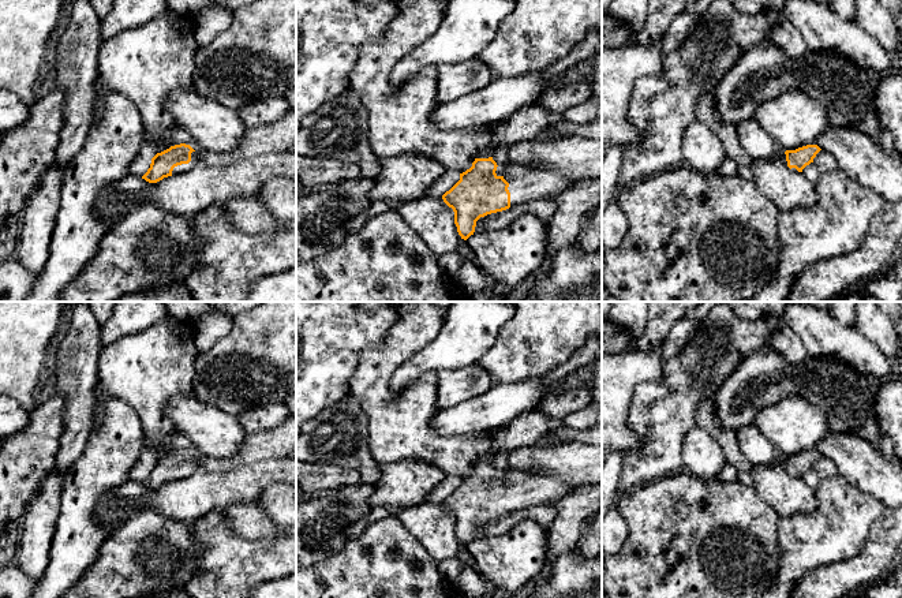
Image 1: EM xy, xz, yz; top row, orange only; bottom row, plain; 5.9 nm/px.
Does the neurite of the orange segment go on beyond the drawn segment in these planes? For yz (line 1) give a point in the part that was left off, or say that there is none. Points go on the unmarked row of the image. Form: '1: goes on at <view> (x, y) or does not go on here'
1: goes on at yz (779, 460)

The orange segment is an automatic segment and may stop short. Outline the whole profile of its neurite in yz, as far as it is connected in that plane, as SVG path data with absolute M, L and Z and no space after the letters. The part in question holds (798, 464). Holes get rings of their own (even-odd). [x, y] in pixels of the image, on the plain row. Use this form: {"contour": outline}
{"contour": "M806 451L796 456L782 456L778 453L772 463L790 475L802 478L806 471L813 468L813 464L820 456L821 455L817 451Z"}

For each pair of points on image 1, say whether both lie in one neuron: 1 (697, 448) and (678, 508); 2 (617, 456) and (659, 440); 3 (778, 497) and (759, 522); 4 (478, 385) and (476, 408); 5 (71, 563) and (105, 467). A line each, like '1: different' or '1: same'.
1: different
2: different
3: different
4: different
5: same

